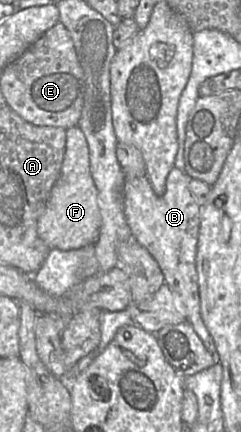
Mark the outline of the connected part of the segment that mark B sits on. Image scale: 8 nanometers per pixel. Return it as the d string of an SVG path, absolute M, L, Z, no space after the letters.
M174 166L166 178L166 188L164 194L158 196L152 190L146 174L137 178L125 177L122 187L123 211L132 237L134 237L139 244L148 250L149 254L159 265L159 268L164 276L164 283L168 285L178 301L184 307L186 312L186 321L191 324L205 348L212 354L215 363L219 361L219 356L216 351L214 341L204 325L200 313L200 298L196 272L196 253L201 207L196 203L190 192L190 180L191 178L185 173L185 171L181 171Z

